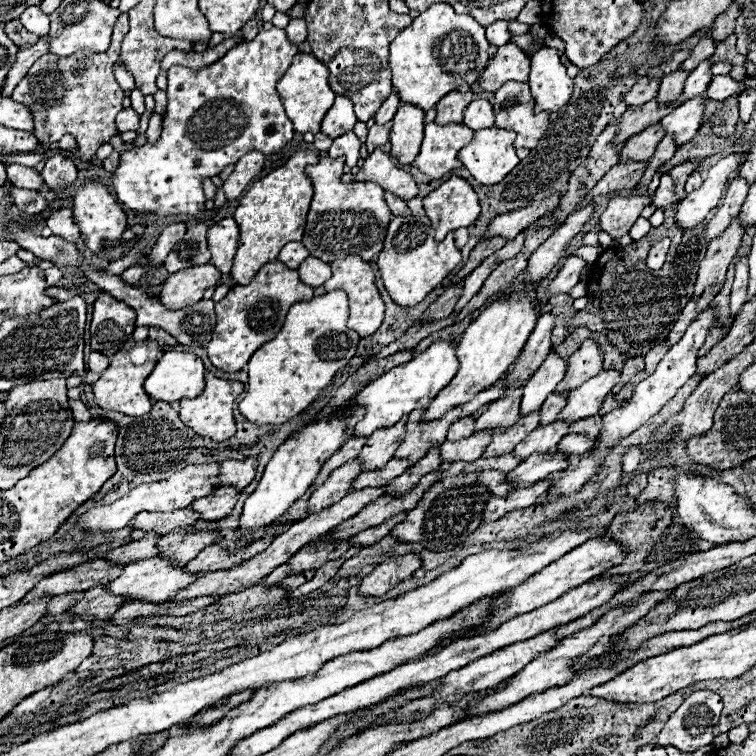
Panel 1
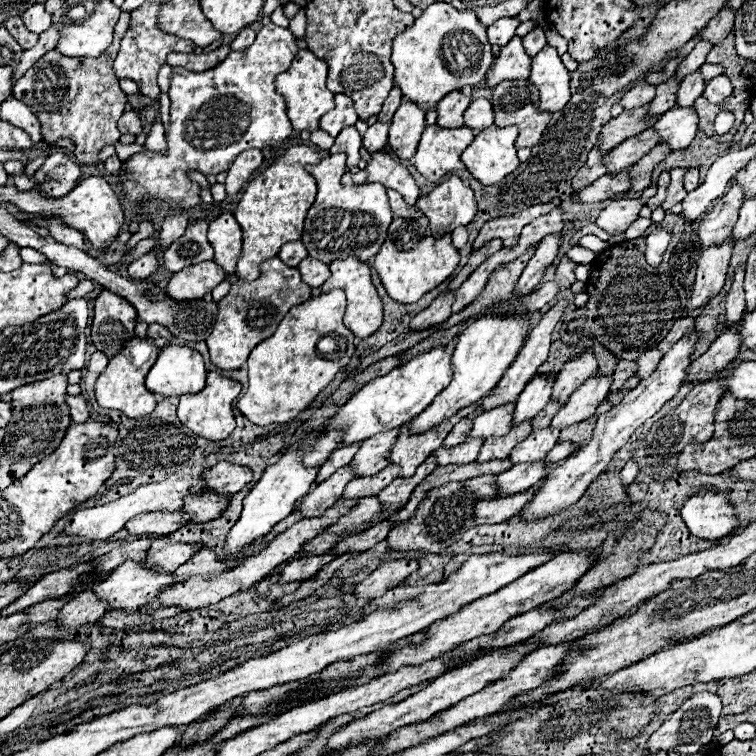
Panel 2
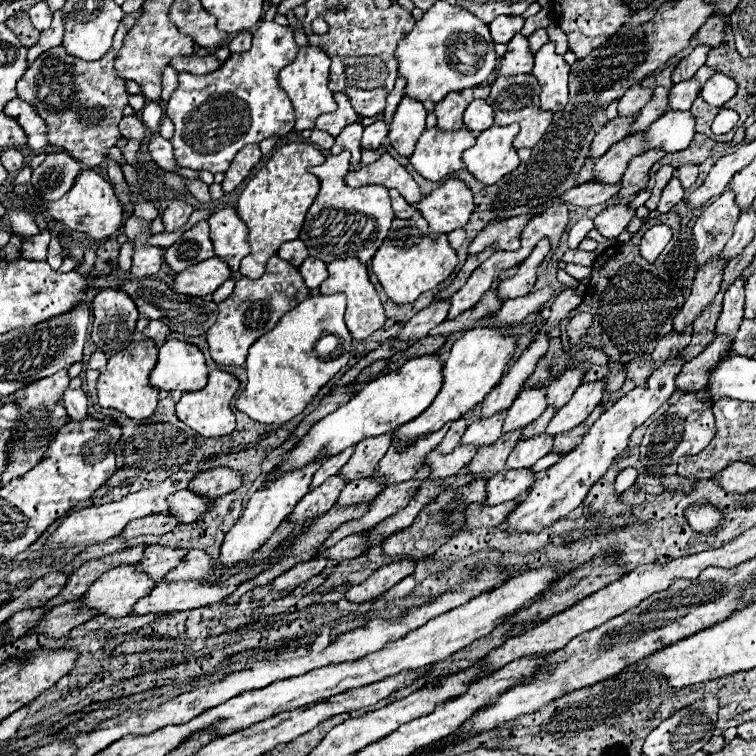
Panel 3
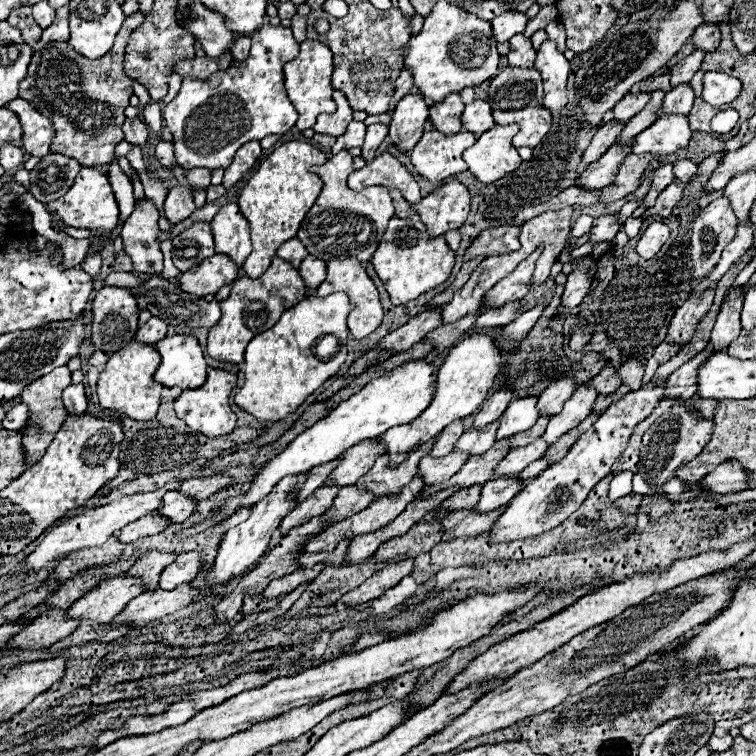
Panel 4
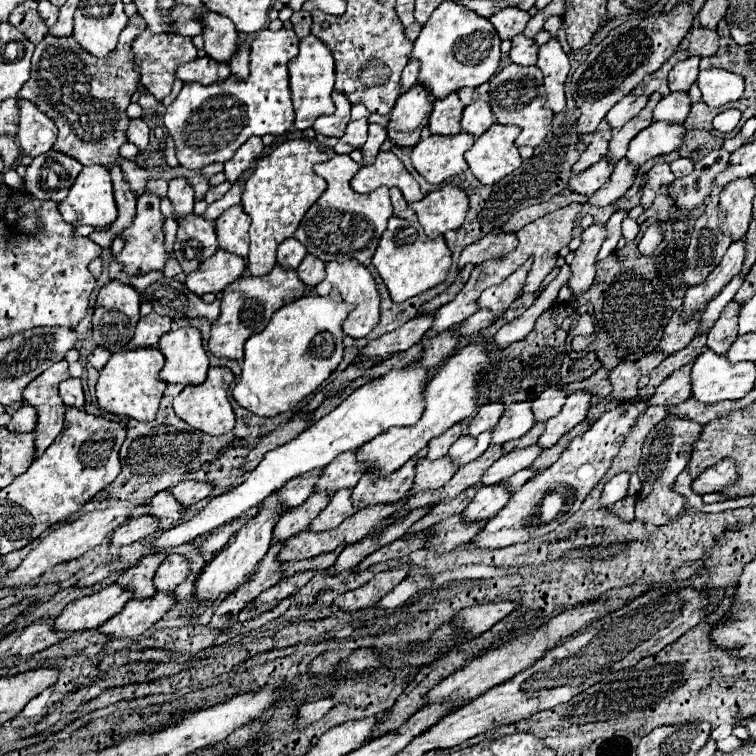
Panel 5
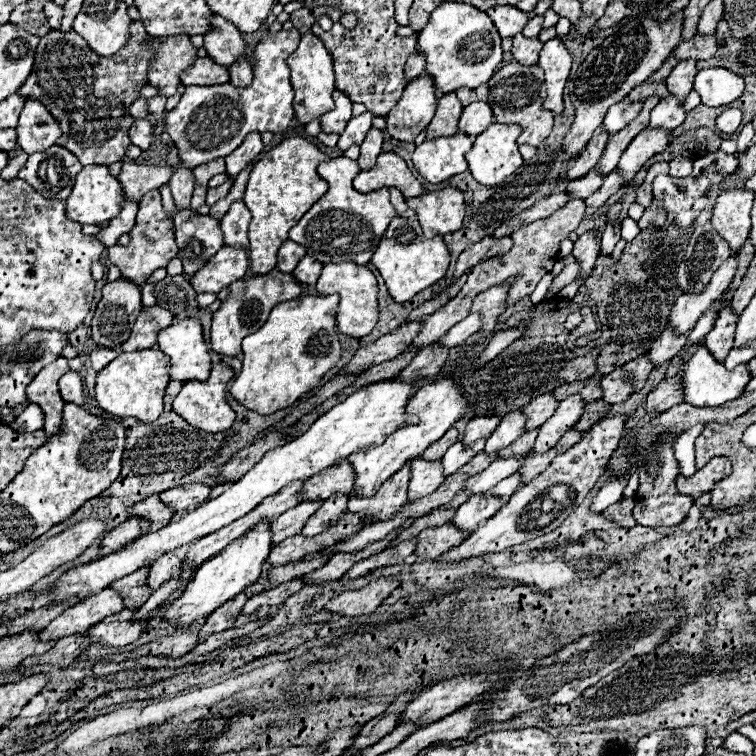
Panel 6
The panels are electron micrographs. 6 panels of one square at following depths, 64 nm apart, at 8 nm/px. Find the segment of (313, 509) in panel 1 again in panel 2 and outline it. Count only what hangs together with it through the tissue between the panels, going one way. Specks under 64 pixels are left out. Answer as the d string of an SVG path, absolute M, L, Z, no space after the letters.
M340 468L328 480L324 480L322 484L318 484L300 502L298 510L300 510L302 518L318 518L318 516L322 516L324 510L328 510L330 506L334 506L340 500L342 492L344 492L344 486L352 478L354 476L350 476L350 468Z

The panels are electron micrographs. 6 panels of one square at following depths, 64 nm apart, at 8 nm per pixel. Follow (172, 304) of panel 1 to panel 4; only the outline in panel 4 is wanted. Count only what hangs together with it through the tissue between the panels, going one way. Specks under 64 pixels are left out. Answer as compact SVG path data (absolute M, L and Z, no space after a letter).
M214 254L196 268L190 268L180 276L182 288L194 292L194 296L216 294L222 286L232 284L240 272L240 266L226 254Z

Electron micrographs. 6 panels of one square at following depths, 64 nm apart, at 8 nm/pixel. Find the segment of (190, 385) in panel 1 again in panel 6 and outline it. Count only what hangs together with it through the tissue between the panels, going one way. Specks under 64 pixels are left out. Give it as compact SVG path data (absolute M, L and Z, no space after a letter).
M186 318L158 334L160 352L170 356L172 380L206 380L212 370L208 346L198 318Z

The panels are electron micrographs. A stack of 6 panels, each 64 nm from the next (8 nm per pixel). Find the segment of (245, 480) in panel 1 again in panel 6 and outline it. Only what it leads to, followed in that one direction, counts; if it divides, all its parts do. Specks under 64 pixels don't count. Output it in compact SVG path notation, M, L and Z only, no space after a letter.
M194 482L194 484L184 484L184 486L170 488L166 492L160 492L160 500L166 506L170 506L174 512L184 512L202 504L208 498L208 494L210 494L210 486L202 482Z

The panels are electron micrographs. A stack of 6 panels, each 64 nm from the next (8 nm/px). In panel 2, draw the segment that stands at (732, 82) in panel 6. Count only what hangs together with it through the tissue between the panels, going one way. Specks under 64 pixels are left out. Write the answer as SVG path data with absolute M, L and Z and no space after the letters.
M720 74L720 76L712 78L710 82L706 82L702 96L712 104L722 104L730 94L732 94L732 82L728 80L728 76Z

